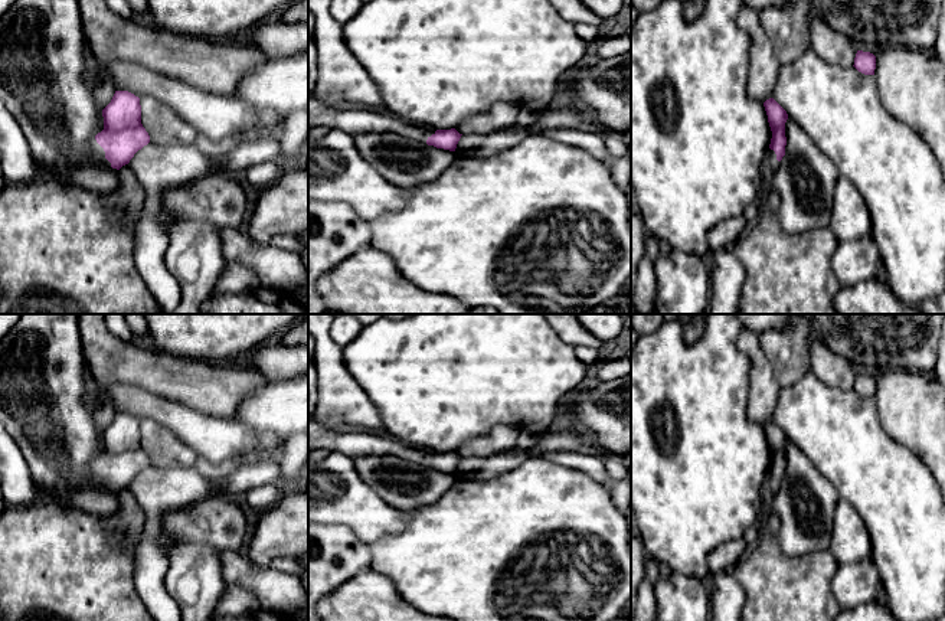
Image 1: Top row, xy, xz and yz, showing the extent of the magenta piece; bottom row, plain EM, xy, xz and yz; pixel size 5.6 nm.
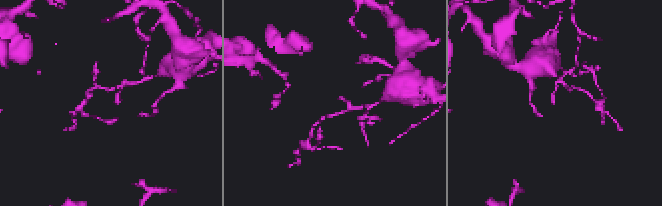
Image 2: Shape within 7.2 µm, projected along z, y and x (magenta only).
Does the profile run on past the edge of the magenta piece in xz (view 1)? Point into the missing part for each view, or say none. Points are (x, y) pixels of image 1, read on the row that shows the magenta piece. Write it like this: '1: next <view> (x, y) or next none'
1: next xz (352, 121)

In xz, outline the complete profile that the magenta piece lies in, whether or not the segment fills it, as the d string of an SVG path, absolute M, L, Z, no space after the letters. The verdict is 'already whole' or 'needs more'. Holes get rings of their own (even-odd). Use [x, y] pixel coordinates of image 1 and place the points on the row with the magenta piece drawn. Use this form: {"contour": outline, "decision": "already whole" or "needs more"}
{"contour": "M314 95L308 97L308 128L328 127L339 128L356 135L360 133L392 133L426 143L436 148L455 151L462 134L455 128L435 130L428 125L413 125L398 115L388 115L375 111L340 111L334 107L323 105Z", "decision": "needs more"}

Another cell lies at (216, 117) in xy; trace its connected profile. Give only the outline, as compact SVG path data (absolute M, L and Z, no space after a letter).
M91 59L89 73L91 78L108 76L117 91L158 99L210 141L254 133L259 140L281 143L285 120L279 120L272 110L258 111L241 98L206 92L120 59Z

